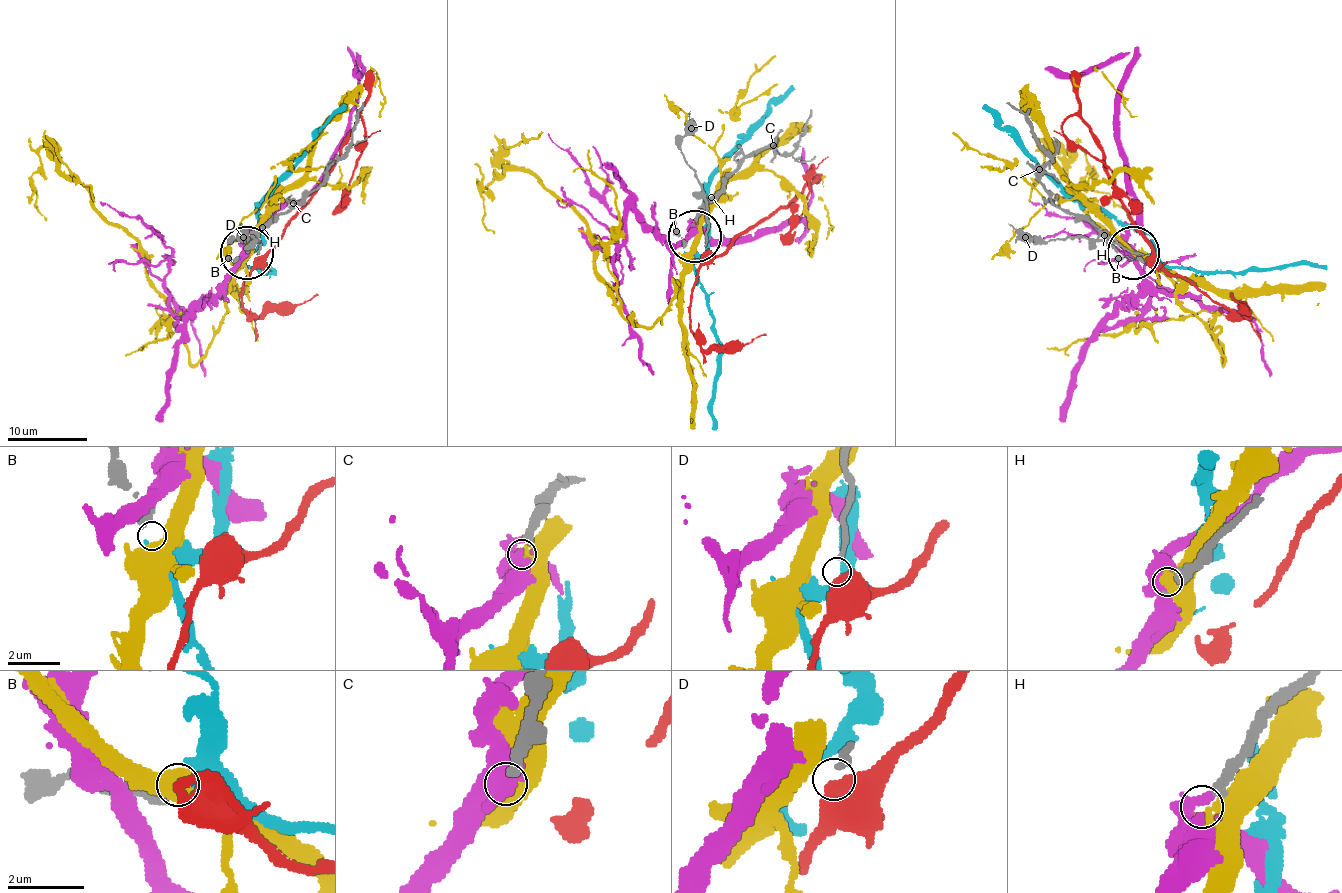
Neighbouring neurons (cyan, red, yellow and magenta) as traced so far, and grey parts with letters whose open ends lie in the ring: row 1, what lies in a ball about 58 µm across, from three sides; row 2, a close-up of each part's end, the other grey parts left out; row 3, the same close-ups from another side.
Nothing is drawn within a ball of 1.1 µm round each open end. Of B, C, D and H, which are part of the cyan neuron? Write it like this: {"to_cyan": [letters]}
{"to_cyan": ["B"]}

